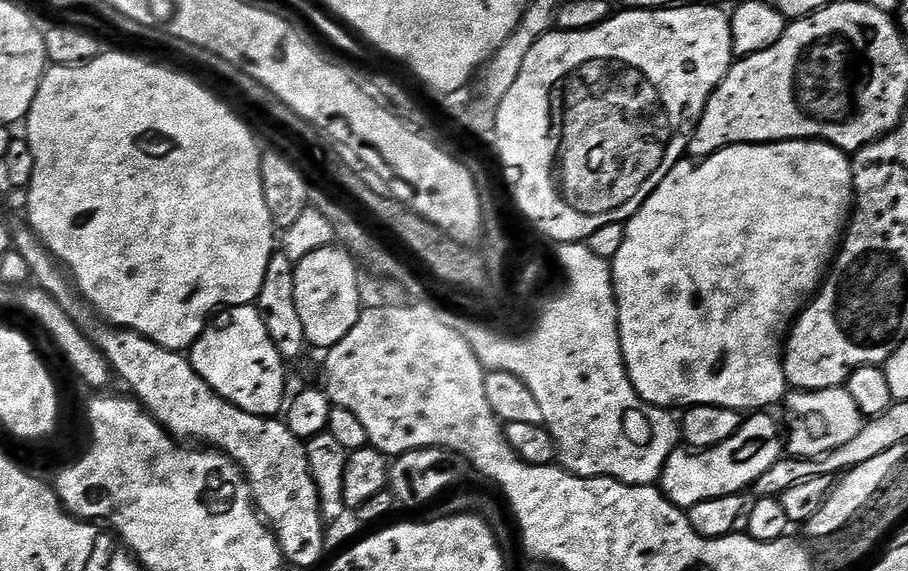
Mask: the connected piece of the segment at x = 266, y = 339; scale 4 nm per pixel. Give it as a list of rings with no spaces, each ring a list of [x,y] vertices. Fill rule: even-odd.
[[[255,304],[217,311],[204,325],[204,333],[192,343],[190,359],[194,370],[219,396],[246,410],[246,414],[276,418],[285,411],[286,361],[278,354],[278,346],[270,342],[270,330],[266,330]]]

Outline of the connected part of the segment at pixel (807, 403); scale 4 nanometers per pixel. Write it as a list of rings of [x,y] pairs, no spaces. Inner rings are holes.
[[[844,386],[813,392],[789,391],[782,401],[783,408],[782,424],[786,429],[787,455],[802,460],[813,460],[815,456],[838,450],[838,446],[850,442],[850,438],[862,430],[866,419]]]

